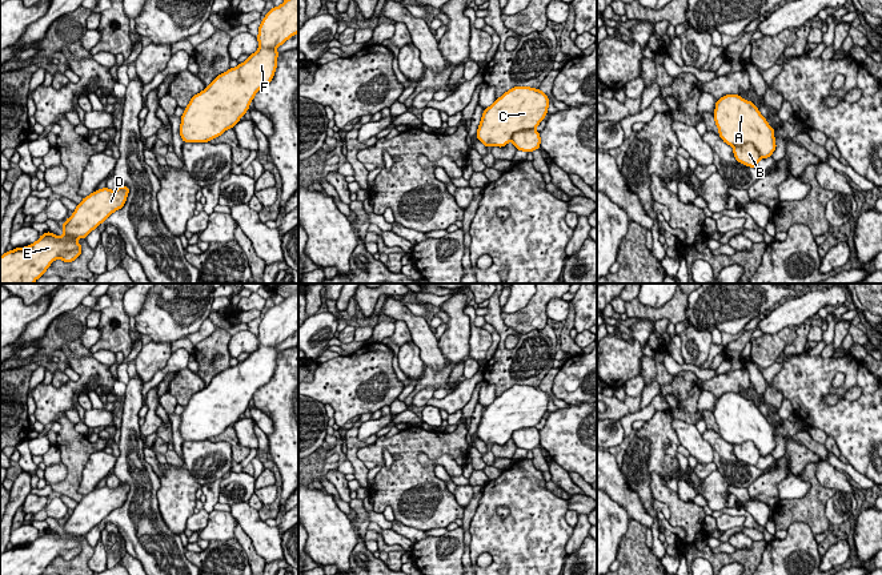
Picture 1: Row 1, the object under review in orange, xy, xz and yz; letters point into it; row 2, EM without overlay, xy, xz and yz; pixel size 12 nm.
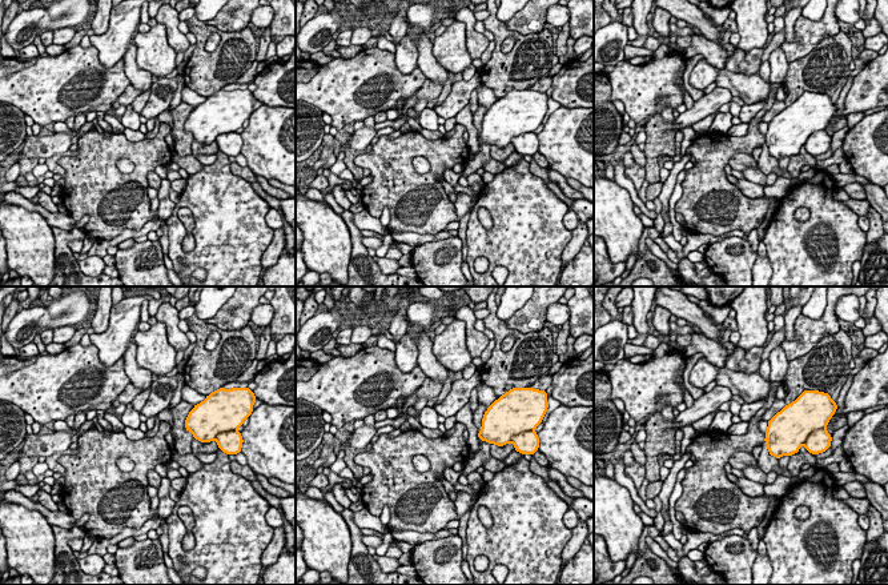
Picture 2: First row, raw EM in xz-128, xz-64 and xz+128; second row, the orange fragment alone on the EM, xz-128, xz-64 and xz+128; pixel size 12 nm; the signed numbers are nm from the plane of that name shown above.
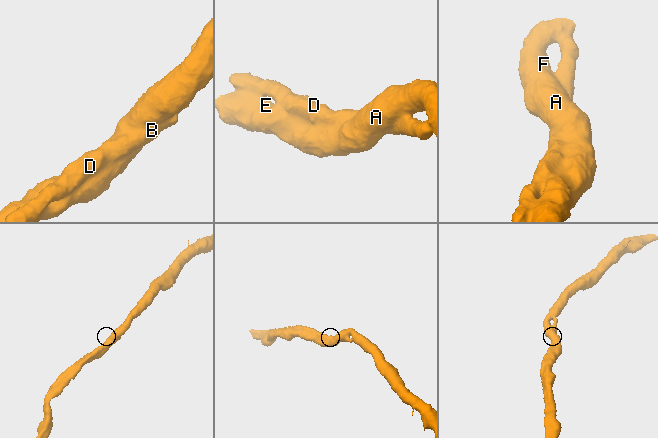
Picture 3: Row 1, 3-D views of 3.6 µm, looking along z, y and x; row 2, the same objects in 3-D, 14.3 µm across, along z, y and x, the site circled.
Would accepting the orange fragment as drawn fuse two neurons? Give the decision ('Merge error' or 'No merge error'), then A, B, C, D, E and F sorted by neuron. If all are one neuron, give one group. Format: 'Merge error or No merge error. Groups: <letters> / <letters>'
No merge error. Groups: A B C D E F

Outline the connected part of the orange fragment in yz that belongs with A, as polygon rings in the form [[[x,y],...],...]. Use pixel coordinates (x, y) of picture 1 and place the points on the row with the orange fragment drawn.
[[[726,95],[715,101],[715,125],[723,142],[734,148],[738,162],[757,168],[761,158],[775,150],[774,129],[759,113],[754,102],[738,95]]]

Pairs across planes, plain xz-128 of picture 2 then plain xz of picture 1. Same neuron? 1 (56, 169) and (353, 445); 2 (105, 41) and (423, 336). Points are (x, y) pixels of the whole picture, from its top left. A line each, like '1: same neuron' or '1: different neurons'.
1: same neuron
2: different neurons

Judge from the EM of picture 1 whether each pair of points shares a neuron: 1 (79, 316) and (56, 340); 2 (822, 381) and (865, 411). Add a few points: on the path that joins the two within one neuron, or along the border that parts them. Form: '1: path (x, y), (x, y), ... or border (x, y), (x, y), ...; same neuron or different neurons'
1: path (73, 321), (60, 334); same neuron
2: path (818, 398), (818, 403), (826, 411), (848, 411); same neuron

